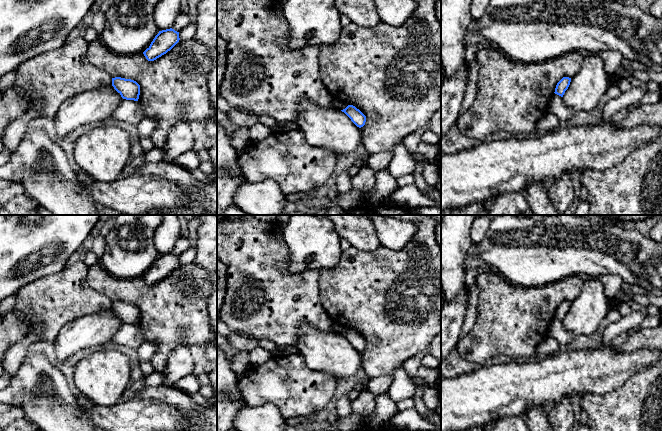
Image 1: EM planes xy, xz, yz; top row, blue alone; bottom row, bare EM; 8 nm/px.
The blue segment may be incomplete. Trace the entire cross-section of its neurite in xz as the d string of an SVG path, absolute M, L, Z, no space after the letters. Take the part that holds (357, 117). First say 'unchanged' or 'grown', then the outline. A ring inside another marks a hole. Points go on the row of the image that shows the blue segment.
unchanged; M348 105L341 111L344 112L357 127L361 128L365 125L366 116L355 106Z

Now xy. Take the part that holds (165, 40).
unchanged; M172 28L159 31L143 54L148 61L154 61L170 51L179 40L179 32Z

